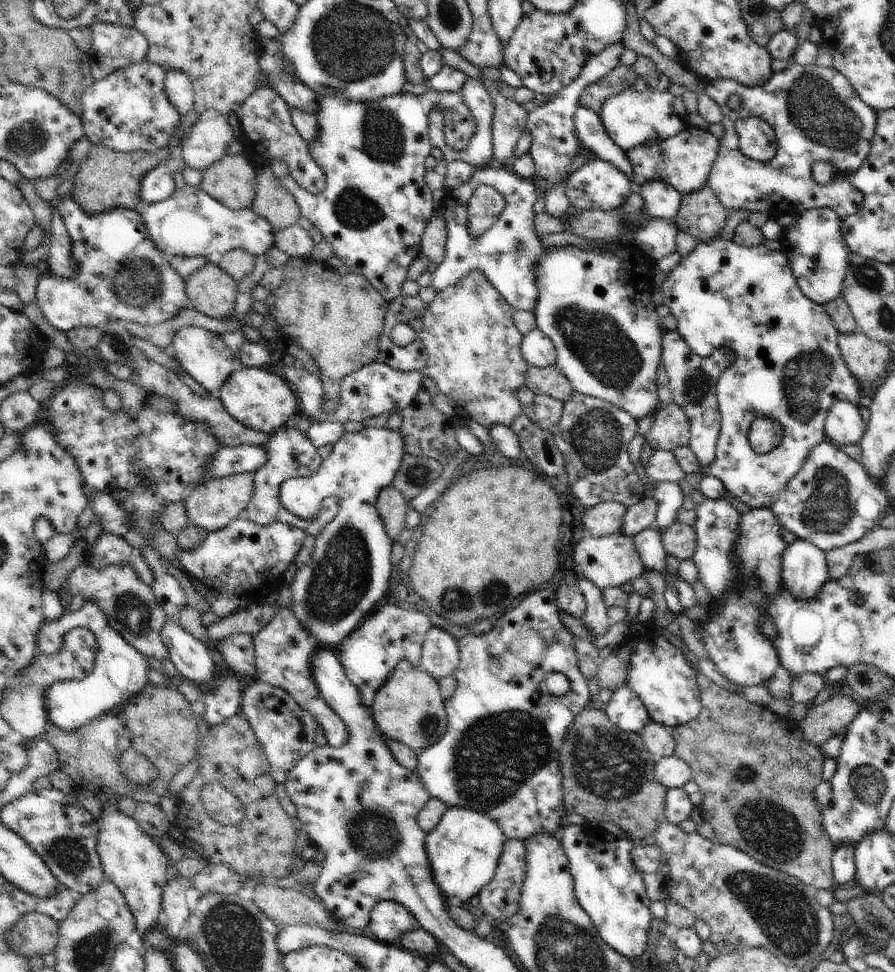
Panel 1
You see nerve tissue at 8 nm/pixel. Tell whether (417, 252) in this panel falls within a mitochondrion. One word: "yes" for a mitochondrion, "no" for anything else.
no

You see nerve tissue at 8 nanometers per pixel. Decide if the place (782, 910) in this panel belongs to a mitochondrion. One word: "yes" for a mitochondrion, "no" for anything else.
yes

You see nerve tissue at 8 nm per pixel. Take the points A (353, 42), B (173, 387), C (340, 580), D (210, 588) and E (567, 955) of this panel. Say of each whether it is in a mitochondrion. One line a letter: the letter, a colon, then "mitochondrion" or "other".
A: mitochondrion
B: mitochondrion
C: mitochondrion
D: other
E: mitochondrion

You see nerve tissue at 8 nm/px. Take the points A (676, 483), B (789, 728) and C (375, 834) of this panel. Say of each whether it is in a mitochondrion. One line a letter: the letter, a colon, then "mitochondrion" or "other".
A: other
B: other
C: mitochondrion

